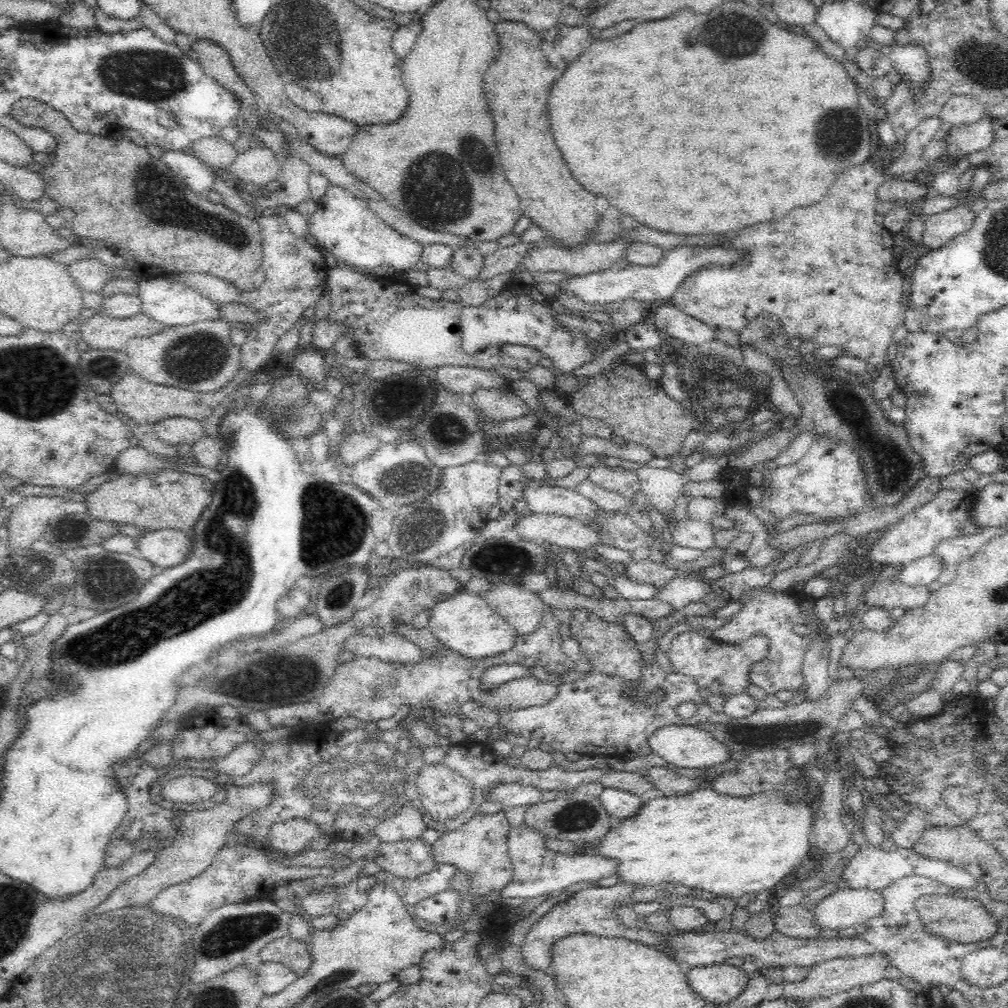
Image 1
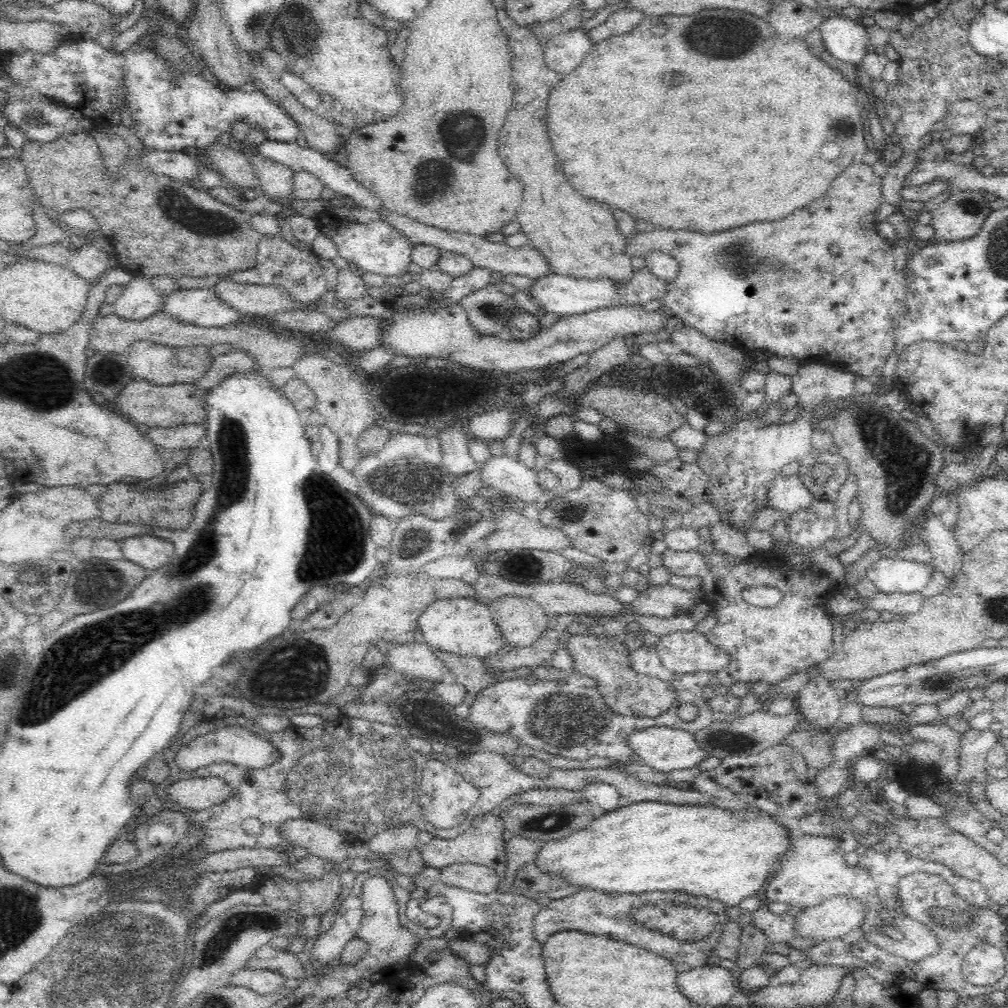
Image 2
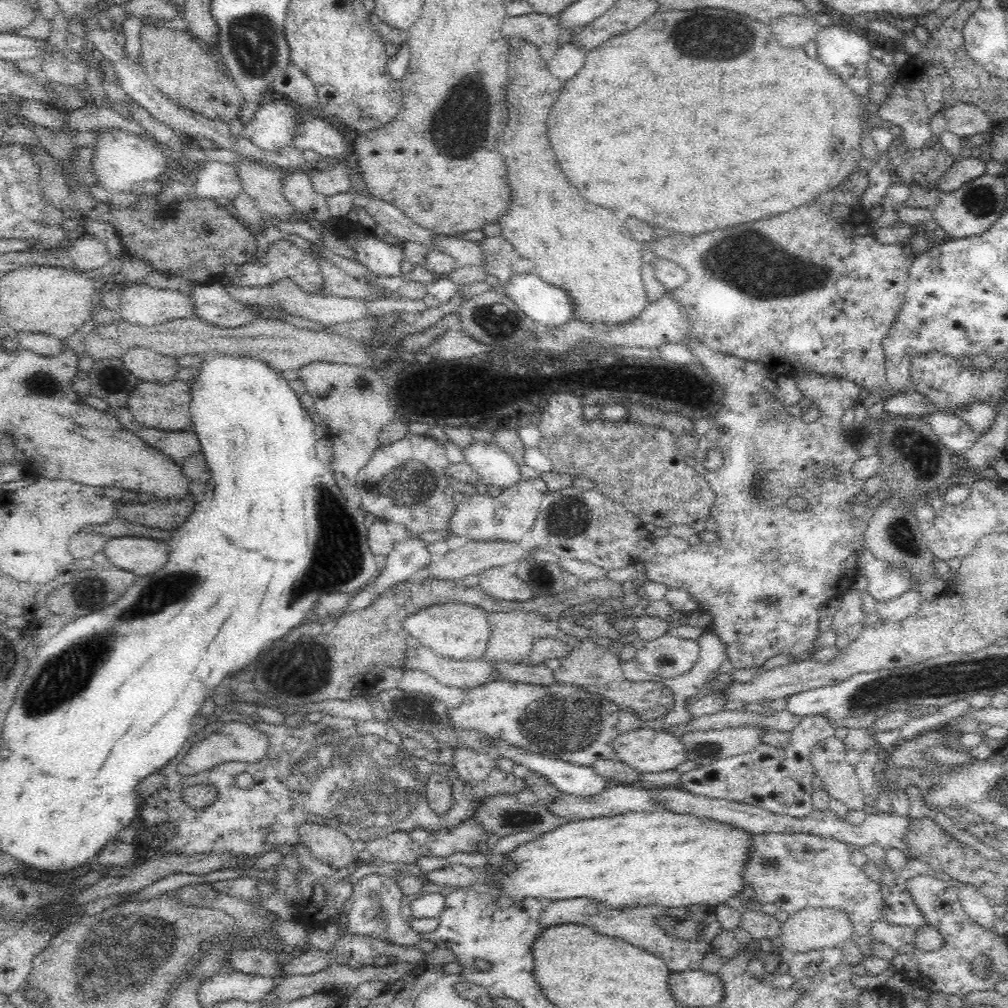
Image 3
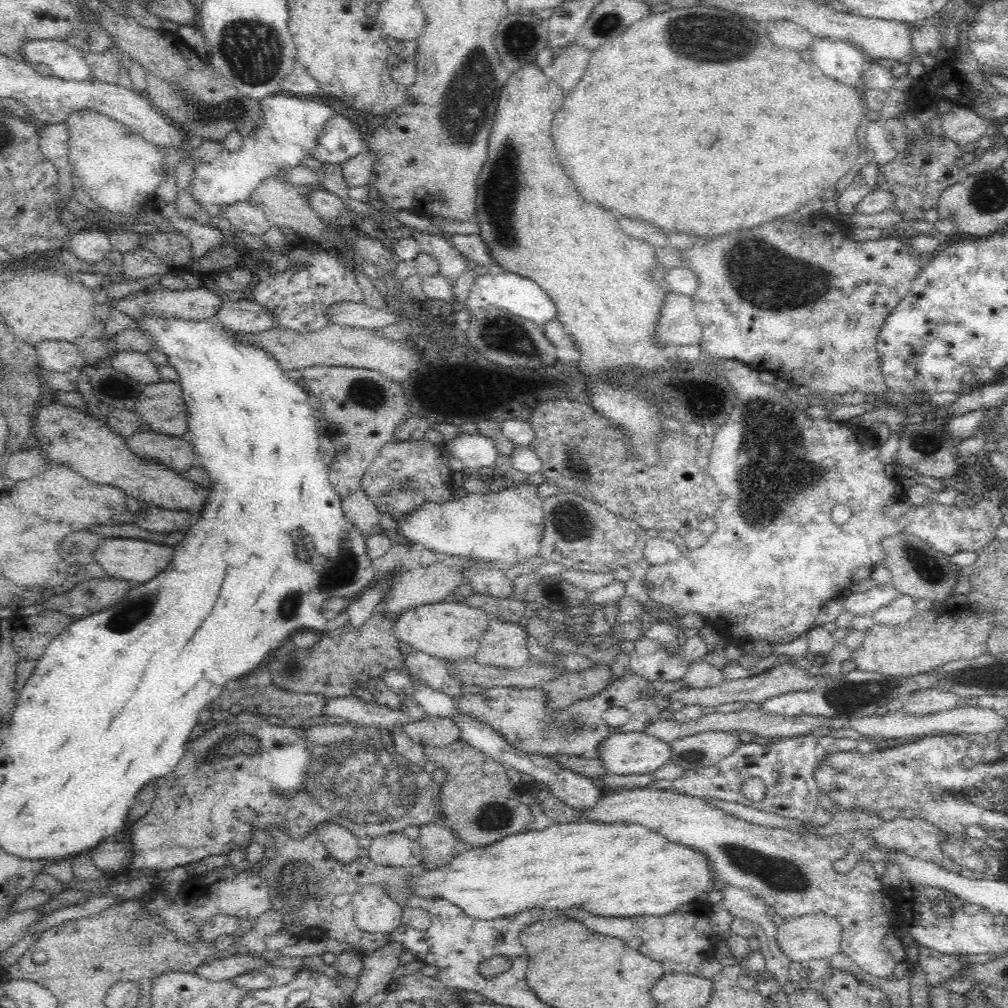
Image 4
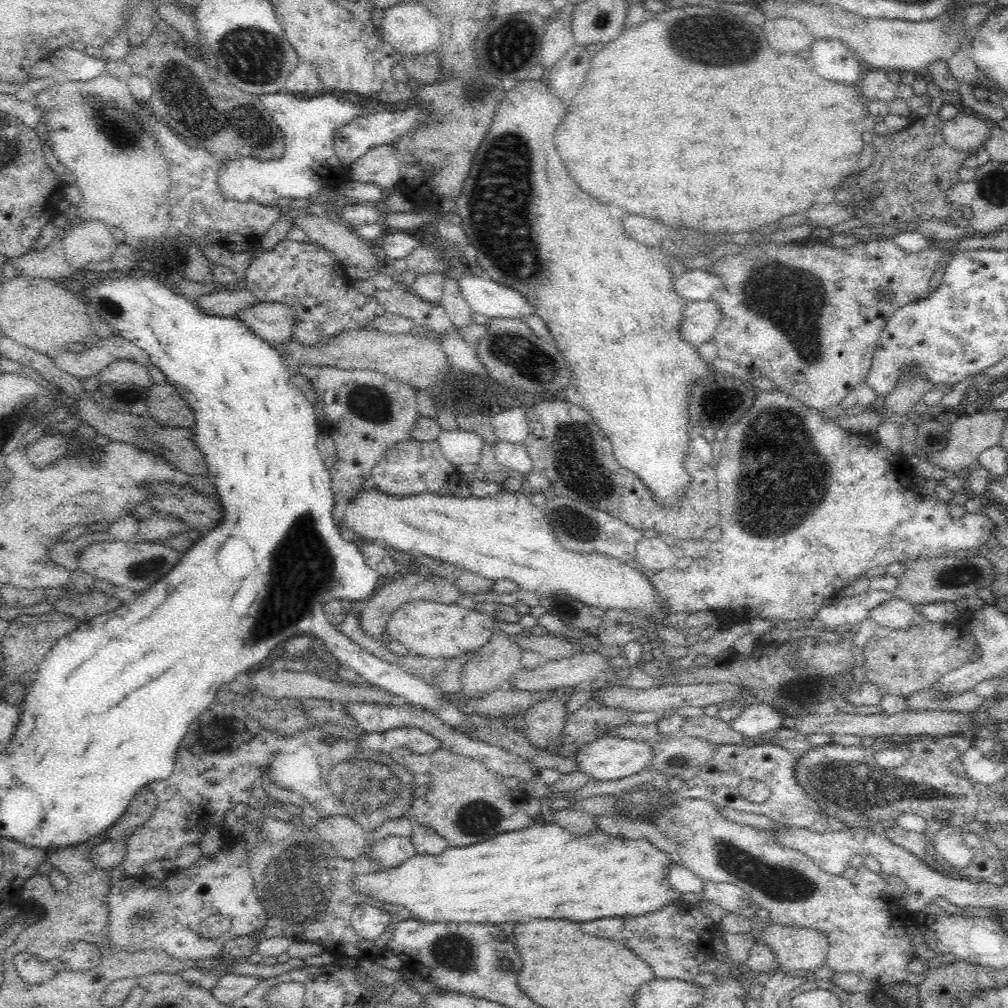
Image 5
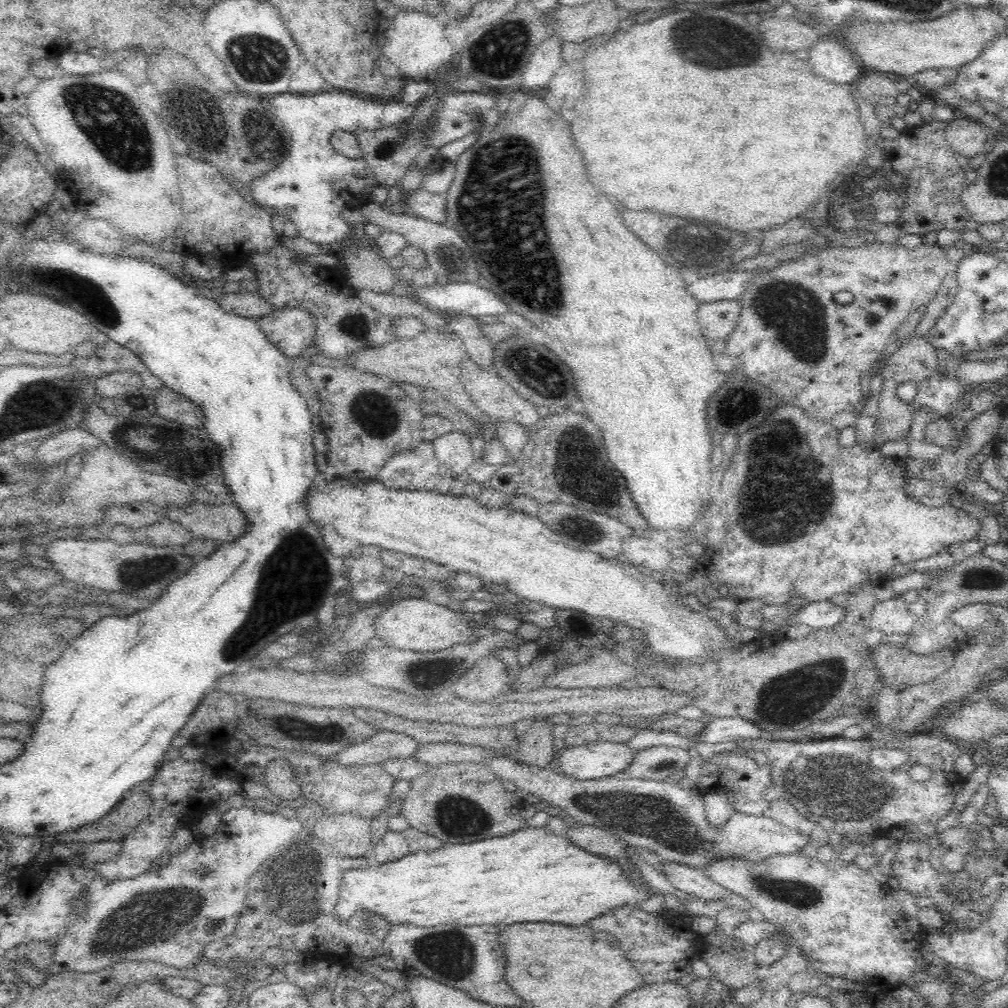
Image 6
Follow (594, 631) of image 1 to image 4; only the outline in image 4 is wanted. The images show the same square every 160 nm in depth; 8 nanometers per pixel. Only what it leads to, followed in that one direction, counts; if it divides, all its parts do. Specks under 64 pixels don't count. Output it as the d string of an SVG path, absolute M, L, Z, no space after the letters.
M596 665L580 672L566 672L562 678L543 683L540 688L547 695L547 706L553 712L562 712L577 701L595 696L611 683L610 668Z

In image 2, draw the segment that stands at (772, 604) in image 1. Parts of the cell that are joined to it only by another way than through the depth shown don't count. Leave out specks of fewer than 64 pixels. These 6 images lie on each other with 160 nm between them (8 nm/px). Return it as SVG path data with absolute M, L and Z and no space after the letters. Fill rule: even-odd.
M806 508L801 513L786 519L784 523L786 523L788 539L809 552L806 555L808 565L804 566L803 570L789 568L789 566L785 565L782 556L771 554L771 551L762 553L758 549L757 553L749 557L740 558L738 563L734 562L733 564L726 560L724 554L701 555L697 550L678 552L667 548L660 554L662 566L671 576L698 577L698 587L704 593L702 600L712 605L712 615L716 619L715 627L705 636L710 644L720 647L720 649L728 653L729 660L726 671L731 678L734 681L753 683L761 689L784 681L788 674L792 674L792 672L800 672L806 666L812 666L812 664L818 664L818 662L830 658L835 651L834 647L832 647L832 644L834 644L832 625L835 621L826 612L825 606L832 596L841 592L842 587L836 582L832 582L827 572L810 560L810 553L815 549L824 547L827 540L836 536L836 520L834 516L820 518L815 512L811 512L809 508ZM752 586L773 586L778 588L783 594L783 599L776 607L758 608L752 606L742 596L744 589Z

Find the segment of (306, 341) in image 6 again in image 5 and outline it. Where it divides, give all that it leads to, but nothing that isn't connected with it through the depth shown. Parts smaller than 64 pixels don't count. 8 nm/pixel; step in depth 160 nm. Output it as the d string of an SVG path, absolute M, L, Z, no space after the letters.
M258 302L250 308L239 310L235 317L272 347L278 344L286 346L288 342L296 341L293 328L297 312L281 302Z

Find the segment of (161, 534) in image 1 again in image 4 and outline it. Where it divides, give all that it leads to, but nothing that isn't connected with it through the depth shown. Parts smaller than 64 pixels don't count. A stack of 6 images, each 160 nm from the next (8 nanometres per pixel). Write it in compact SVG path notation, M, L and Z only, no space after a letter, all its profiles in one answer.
M102 538L98 548L92 552L92 562L98 563L113 579L124 579L132 584L148 582L160 574L172 560L174 549L168 545L159 545L133 538Z

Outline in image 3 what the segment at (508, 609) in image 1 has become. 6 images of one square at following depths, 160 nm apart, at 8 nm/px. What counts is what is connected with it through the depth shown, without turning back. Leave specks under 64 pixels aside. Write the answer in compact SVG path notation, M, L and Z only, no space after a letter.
M534 611L493 612L488 613L487 619L490 625L490 638L488 638L482 657L492 662L516 663L526 661L526 657L530 654L534 642L539 638L561 638L570 649L579 647L579 644L583 641L578 636L563 633L558 626L558 622L554 622L545 615Z

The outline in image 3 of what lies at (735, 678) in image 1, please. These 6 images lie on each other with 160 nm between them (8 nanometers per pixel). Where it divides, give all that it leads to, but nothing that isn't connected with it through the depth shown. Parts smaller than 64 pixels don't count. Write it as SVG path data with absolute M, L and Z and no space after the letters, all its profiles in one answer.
M664 635L636 644L634 661L640 671L659 678L677 678L687 673L700 658L696 639Z

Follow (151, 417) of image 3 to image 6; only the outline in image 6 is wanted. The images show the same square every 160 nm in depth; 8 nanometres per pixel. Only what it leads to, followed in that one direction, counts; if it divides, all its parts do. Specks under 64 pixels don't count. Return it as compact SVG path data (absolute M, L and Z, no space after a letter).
M162 387L150 395L150 403L161 417L192 428L204 426L206 416L199 406L182 393Z

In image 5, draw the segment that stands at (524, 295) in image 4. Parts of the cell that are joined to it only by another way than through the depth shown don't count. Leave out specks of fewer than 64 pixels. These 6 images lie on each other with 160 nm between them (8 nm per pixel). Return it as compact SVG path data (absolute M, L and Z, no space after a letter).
M457 276L460 293L474 313L493 318L524 319L534 314L526 297L512 288L478 276Z

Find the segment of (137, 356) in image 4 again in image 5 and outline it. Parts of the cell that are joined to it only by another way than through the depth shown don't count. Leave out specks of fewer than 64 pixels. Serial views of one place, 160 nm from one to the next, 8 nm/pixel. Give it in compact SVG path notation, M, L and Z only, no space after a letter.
M130 359L112 361L96 375L96 378L100 385L130 382L149 388L153 384L146 367Z

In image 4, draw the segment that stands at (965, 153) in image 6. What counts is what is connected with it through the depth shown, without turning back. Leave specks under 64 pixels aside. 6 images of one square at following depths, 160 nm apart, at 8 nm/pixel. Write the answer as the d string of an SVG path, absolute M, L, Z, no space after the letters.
M952 104L941 116L942 134L958 145L974 142L986 135L992 125L989 119L982 118L974 110L961 105Z

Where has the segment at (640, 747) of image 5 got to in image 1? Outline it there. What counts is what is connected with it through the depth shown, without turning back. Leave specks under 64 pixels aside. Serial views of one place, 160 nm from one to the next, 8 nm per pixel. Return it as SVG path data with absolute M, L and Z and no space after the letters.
M667 725L656 730L646 740L652 752L678 769L704 770L709 766L725 762L731 754L724 744L712 739L712 735L706 730L700 730L694 726Z

